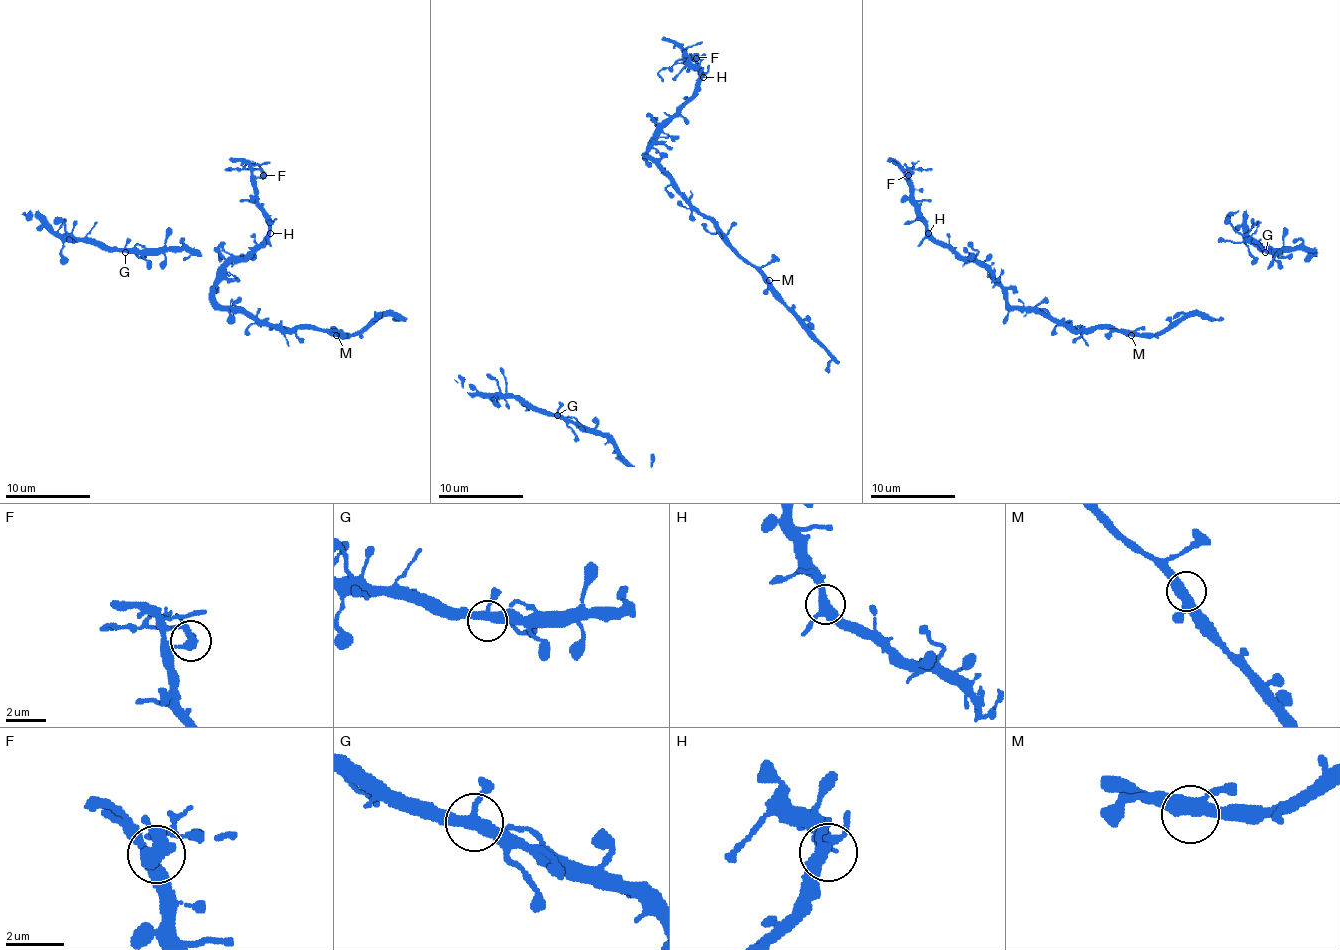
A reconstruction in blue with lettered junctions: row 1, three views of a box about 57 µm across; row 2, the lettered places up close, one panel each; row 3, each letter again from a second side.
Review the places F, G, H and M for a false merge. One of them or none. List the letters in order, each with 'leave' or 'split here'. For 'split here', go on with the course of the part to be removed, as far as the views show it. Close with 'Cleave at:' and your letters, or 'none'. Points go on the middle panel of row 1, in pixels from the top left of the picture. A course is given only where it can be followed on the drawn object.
F: split here; course (696, 58), (679, 58), (664, 67), (658, 73), (662, 82)
G: leave
H: leave
M: leave
Cleave at: F

